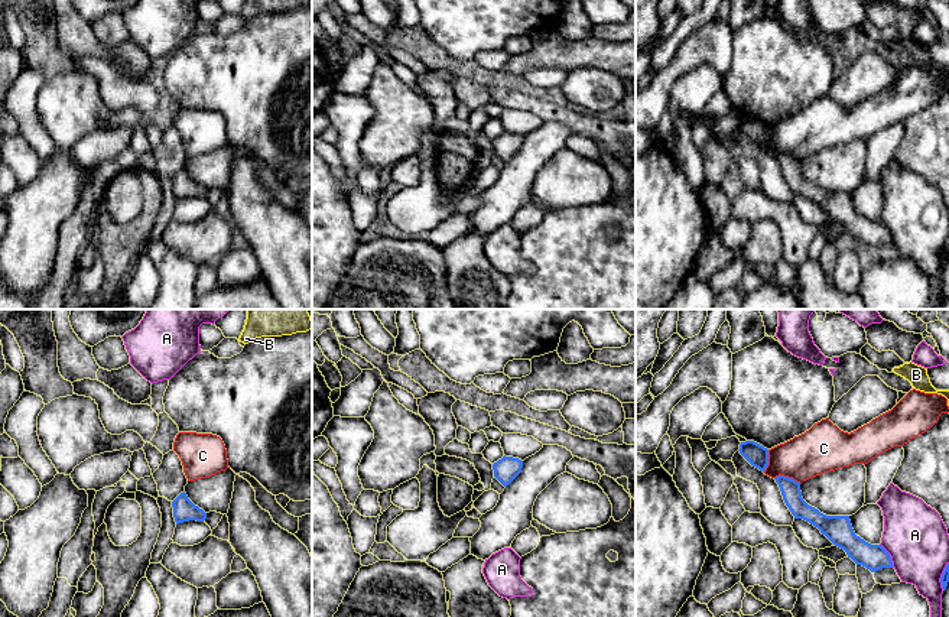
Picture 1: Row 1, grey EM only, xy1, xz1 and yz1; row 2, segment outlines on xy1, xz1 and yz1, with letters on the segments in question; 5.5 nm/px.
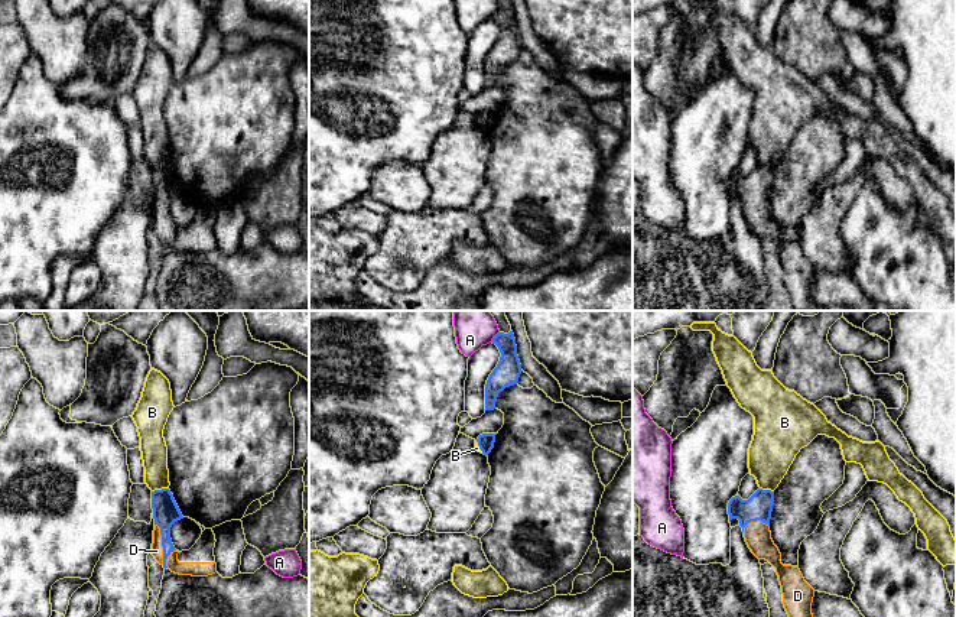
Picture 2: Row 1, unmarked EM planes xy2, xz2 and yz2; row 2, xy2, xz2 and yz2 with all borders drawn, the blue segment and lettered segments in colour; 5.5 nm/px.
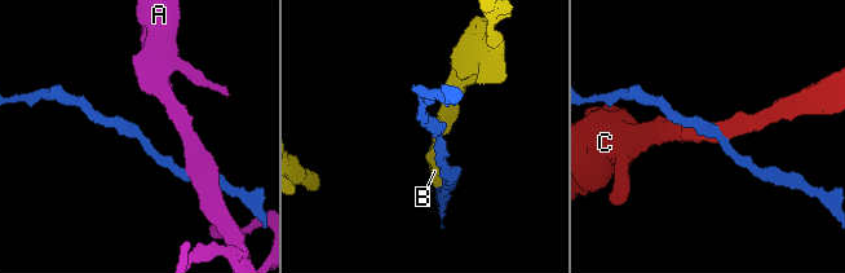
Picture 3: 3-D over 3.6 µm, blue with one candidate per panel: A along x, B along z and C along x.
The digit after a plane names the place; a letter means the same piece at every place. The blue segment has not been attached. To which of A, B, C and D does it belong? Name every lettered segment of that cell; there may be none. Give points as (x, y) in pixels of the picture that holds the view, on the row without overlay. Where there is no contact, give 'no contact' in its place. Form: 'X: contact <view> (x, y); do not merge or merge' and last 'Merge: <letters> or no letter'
A: contact yz1 (889, 231); do not merge
B: contact xy2 (159, 166); do not merge
C: contact yz1 (787, 153); do not merge
D: contact xy2 (162, 221); merge
Merge: D

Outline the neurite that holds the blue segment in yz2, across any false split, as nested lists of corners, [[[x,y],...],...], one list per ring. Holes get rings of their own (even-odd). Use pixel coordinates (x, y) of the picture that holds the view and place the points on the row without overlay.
[[[758,165],[748,176],[735,172],[728,179],[729,198],[739,197],[745,218],[758,236],[768,237],[778,251],[783,280],[799,311],[822,311],[813,301],[814,266],[804,257],[799,243],[783,241],[781,230],[770,208],[774,168]]]

